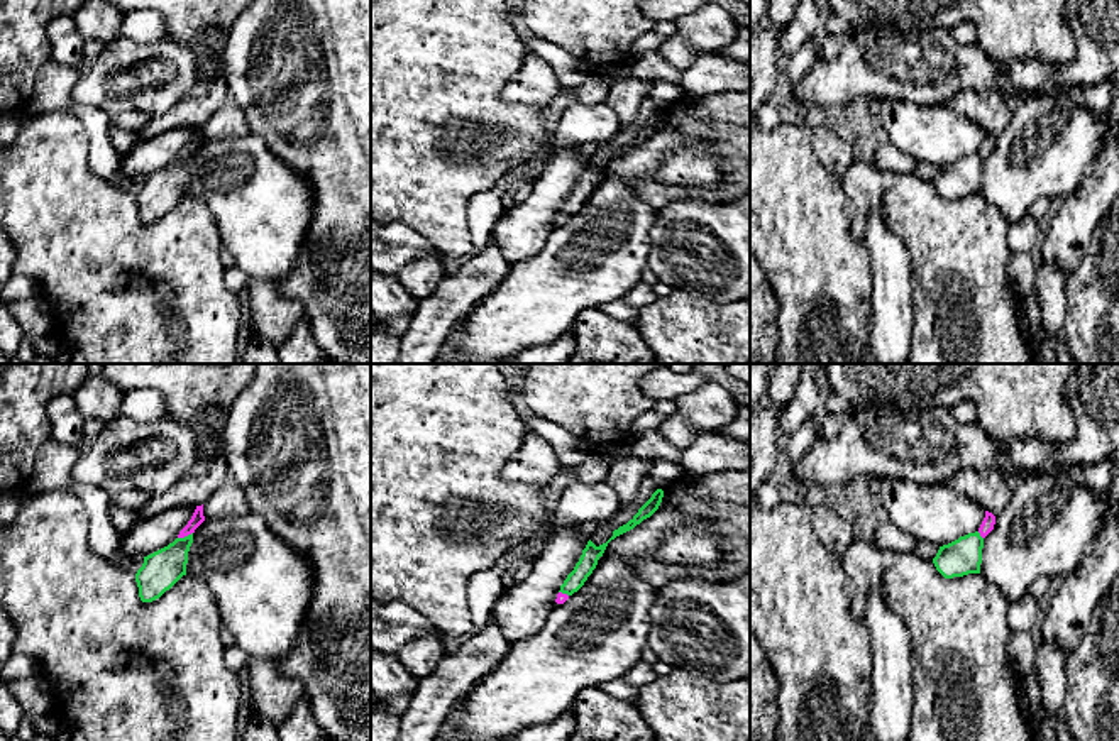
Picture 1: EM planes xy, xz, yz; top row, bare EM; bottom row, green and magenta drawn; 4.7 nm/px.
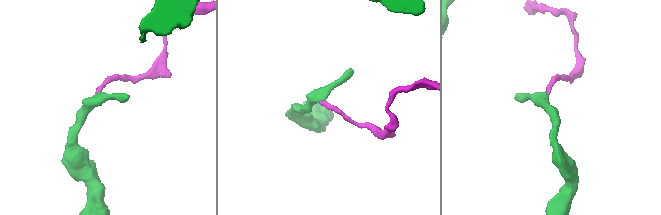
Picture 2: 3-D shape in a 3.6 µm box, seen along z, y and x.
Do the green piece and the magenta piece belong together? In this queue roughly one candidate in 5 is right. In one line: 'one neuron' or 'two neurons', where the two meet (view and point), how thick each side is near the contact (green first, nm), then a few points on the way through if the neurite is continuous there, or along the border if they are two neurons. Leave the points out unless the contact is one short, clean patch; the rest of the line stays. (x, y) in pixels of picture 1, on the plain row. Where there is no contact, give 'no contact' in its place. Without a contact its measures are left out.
two neurons | xy (185, 158) | 180/60 nm | along xy (192, 153), (178, 159)

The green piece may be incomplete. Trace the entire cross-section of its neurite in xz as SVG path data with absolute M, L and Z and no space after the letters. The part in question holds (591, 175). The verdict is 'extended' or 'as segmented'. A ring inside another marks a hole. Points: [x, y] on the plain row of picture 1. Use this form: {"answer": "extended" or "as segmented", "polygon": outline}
{"answer": "as segmented", "polygon": "M657 110L652 115L652 118L638 130L638 134L626 145L613 152L613 157L606 164L596 167L589 161L586 169L582 171L579 183L576 184L574 191L564 201L559 213L567 215L567 217L572 217L574 213L577 213L584 206L587 198L593 195L593 191L596 189L598 181L603 178L608 164L615 161L616 157L633 151L643 140L650 139L659 130L662 118L664 118L664 112Z"}

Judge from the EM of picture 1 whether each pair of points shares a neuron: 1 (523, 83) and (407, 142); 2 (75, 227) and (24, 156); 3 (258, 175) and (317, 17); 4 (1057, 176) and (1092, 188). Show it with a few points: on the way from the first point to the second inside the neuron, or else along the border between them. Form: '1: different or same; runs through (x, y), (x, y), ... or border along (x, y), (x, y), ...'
1: different; border along (522, 60), (501, 97), (537, 110)
2: same; runs through (58, 210), (39, 192), (39, 173)
3: different; border along (249, 132), (258, 136), (298, 173)
4: different; border along (1101, 149), (1082, 183), (1057, 203)

